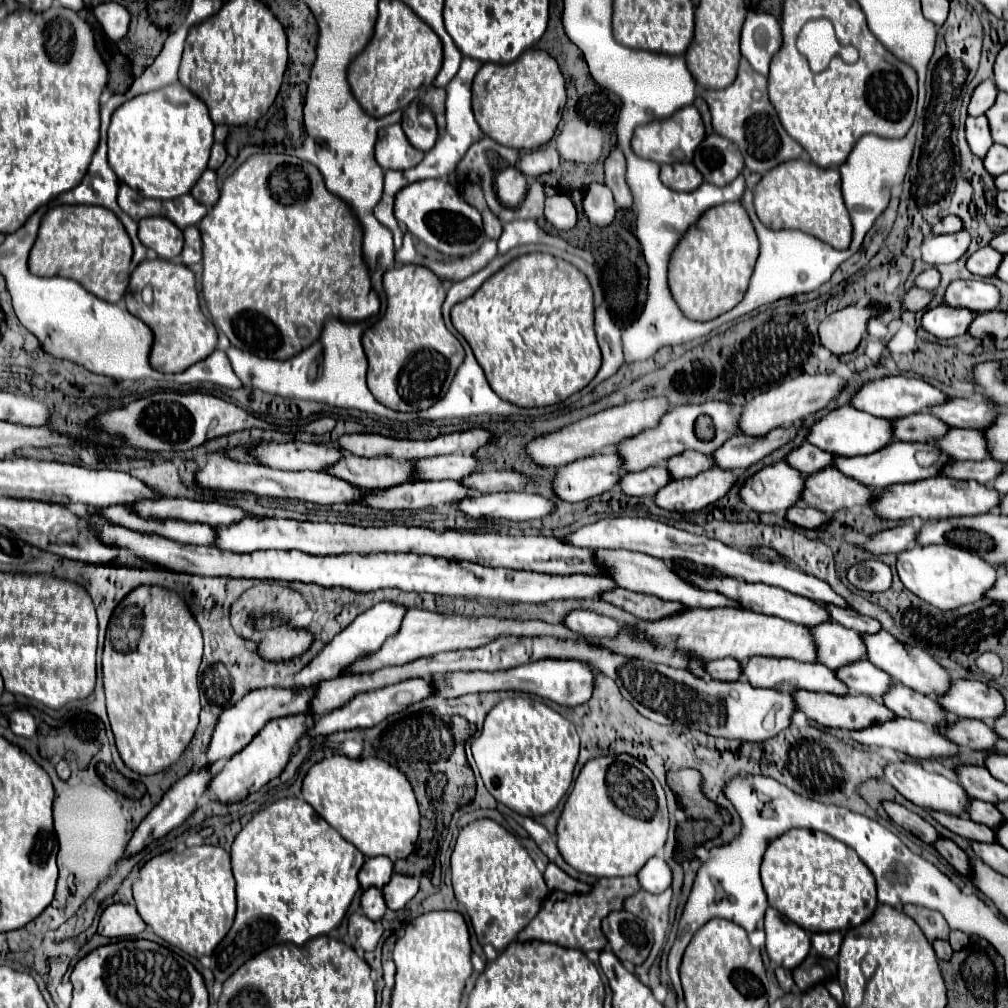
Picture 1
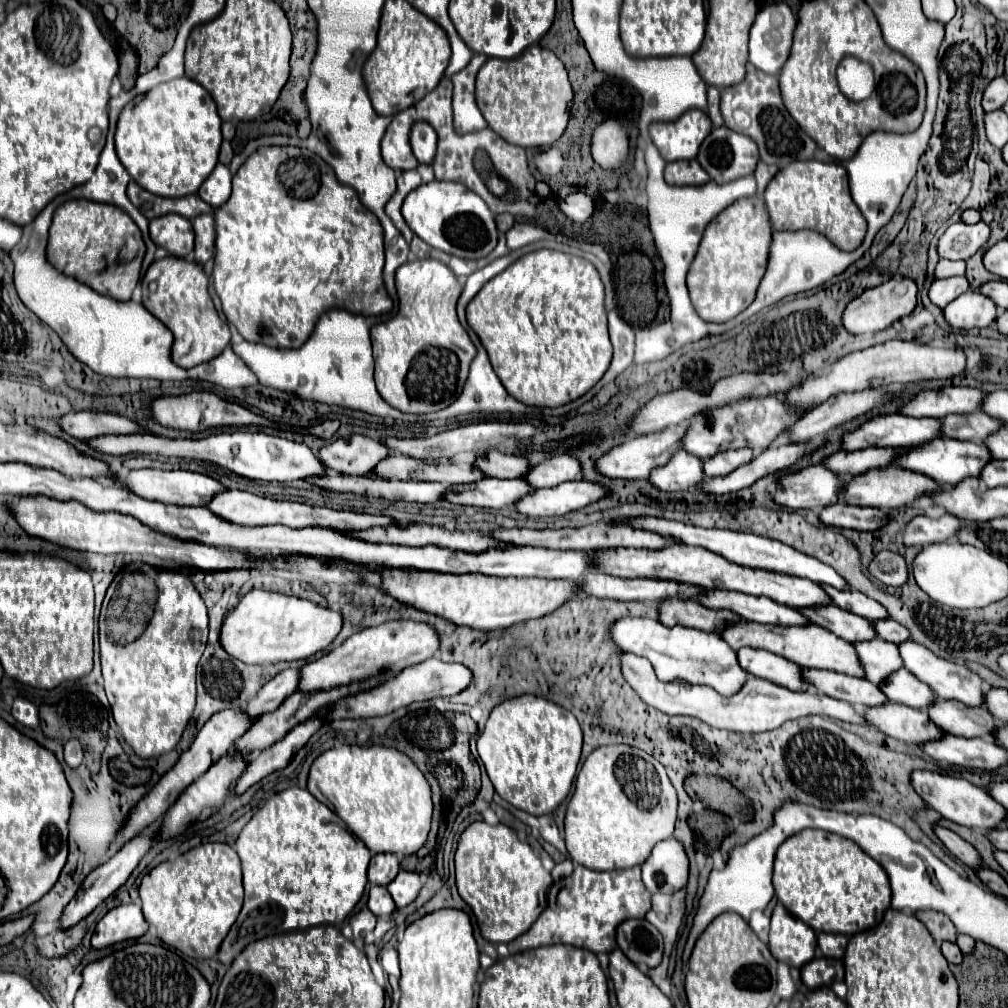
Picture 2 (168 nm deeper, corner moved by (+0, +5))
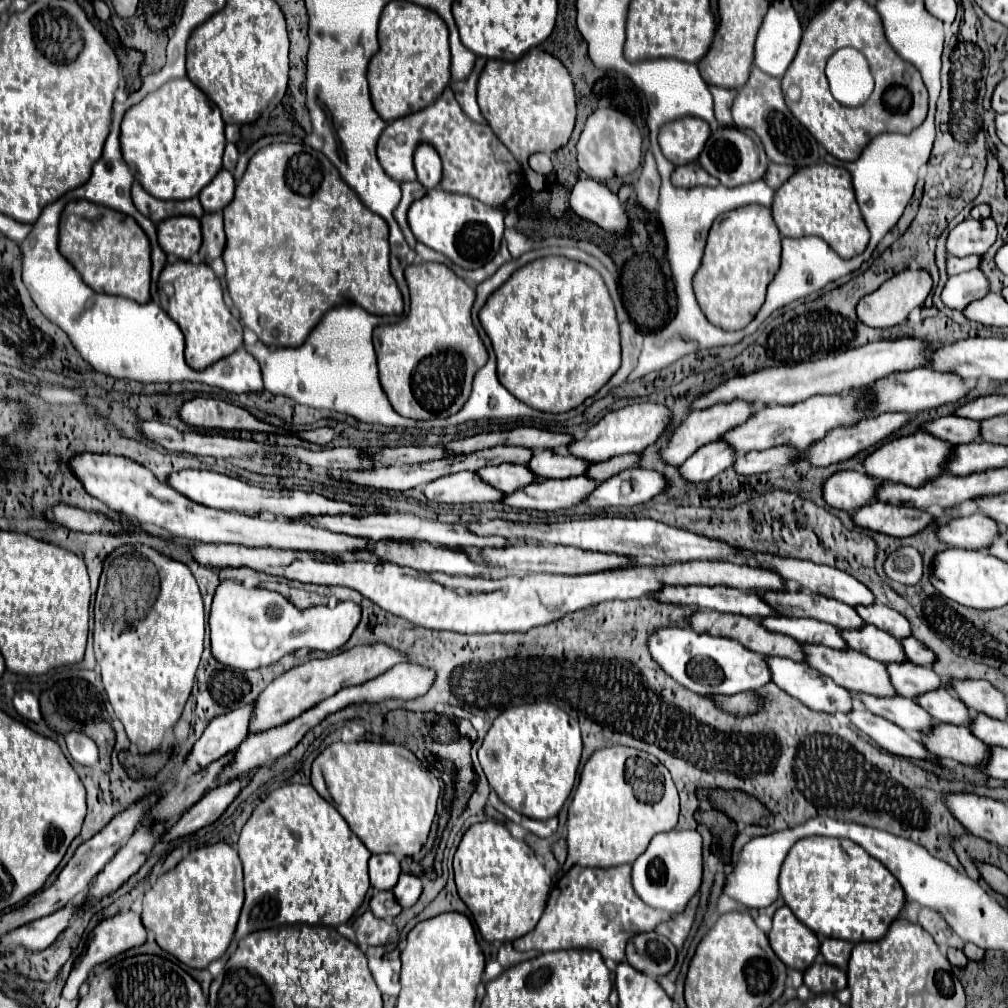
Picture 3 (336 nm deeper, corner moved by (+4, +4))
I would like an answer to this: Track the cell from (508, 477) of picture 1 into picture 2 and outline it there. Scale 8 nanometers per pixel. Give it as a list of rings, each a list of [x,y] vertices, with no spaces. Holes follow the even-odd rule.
[[[553,455],[543,463],[533,465],[529,471],[529,481],[533,487],[555,487],[565,481],[575,481],[581,477],[581,463],[571,455]]]

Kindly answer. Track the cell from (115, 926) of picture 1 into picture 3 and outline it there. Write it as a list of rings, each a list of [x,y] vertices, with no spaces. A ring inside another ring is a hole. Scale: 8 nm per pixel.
[[[119,912],[119,914],[111,916],[111,918],[103,918],[103,920],[93,928],[91,940],[89,940],[89,946],[87,946],[83,958],[77,958],[77,962],[75,962],[71,974],[69,974],[69,980],[67,980],[67,984],[65,984],[63,996],[65,996],[65,998],[75,998],[79,986],[87,980],[89,972],[91,972],[97,964],[107,962],[109,958],[113,958],[113,956],[117,956],[117,954],[129,950],[129,948],[141,946],[141,944],[145,942],[145,938],[147,938],[147,930],[145,930],[145,926],[141,924],[141,916],[135,914],[135,912]]]

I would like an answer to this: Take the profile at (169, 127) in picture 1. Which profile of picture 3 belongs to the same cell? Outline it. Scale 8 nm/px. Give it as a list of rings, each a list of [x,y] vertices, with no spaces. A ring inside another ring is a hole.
[[[185,44],[185,78],[171,80],[171,82],[167,82],[165,86],[161,86],[159,90],[155,90],[153,94],[147,94],[139,104],[131,106],[131,108],[125,112],[125,118],[123,118],[123,122],[121,122],[121,138],[119,138],[119,140],[121,140],[121,152],[123,152],[125,164],[129,166],[131,174],[135,176],[135,180],[141,182],[141,186],[145,186],[145,190],[149,190],[149,194],[153,194],[153,196],[157,196],[157,198],[165,198],[165,200],[185,200],[185,198],[197,196],[197,194],[201,192],[201,188],[205,188],[205,186],[213,180],[213,176],[221,170],[221,158],[223,158],[223,148],[225,148],[225,136],[223,136],[225,124],[223,124],[223,120],[221,120],[219,108],[213,106],[213,102],[187,78],[186,48],[187,44]]]

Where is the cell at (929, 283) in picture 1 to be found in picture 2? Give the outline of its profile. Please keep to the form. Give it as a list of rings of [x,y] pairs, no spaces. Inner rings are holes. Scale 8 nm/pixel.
[[[941,259],[937,263],[935,275],[937,277],[953,277],[953,275],[963,275],[965,273],[965,261],[951,261],[951,259]]]

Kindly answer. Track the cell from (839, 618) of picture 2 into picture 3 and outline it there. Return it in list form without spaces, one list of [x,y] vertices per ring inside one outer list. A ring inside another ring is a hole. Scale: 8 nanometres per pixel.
[[[865,624],[861,630],[837,630],[845,638],[847,646],[867,654],[879,662],[903,662],[905,652],[897,638],[879,630],[873,624]]]

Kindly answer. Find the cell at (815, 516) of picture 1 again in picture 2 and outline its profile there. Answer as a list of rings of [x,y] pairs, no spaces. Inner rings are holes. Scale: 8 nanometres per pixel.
[[[835,503],[823,509],[821,521],[831,527],[845,527],[855,531],[877,531],[889,523],[889,517],[873,507],[853,507],[847,503]]]

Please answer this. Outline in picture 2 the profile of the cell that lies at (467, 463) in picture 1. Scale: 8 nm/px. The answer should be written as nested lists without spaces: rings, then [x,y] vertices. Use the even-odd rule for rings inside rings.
[[[501,451],[483,453],[481,457],[477,457],[475,463],[479,467],[483,467],[485,473],[489,473],[489,477],[499,477],[499,479],[525,477],[533,467],[533,463],[529,459],[517,457],[517,455],[505,455]]]

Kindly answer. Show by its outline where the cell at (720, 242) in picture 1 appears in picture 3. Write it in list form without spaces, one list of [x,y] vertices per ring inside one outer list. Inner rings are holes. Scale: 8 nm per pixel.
[[[747,204],[715,218],[705,254],[693,276],[695,298],[709,322],[725,330],[745,328],[765,300],[767,284],[779,268],[781,238],[771,210],[761,204]]]

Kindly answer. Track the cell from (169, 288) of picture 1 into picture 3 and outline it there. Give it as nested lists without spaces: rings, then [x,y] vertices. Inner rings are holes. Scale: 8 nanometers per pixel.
[[[177,260],[167,264],[161,276],[175,276],[173,280],[173,296],[167,304],[167,314],[185,336],[185,362],[193,370],[203,370],[217,360],[229,356],[241,346],[243,332],[237,318],[231,316],[229,308],[223,302],[223,290],[219,278],[207,264],[193,264],[187,260]]]

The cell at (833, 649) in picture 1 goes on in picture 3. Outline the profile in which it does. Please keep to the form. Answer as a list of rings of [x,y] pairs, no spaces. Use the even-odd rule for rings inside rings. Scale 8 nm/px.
[[[911,660],[899,664],[887,662],[885,666],[889,670],[889,680],[893,682],[893,688],[905,698],[915,698],[941,686],[941,678],[933,672],[931,666],[917,666]]]

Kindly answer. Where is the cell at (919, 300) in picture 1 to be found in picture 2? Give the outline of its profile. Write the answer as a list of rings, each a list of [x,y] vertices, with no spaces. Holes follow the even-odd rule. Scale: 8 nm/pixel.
[[[947,277],[947,279],[937,279],[931,289],[929,289],[929,299],[937,305],[937,307],[945,307],[947,303],[951,303],[953,299],[957,299],[961,293],[969,291],[969,279],[963,277]]]

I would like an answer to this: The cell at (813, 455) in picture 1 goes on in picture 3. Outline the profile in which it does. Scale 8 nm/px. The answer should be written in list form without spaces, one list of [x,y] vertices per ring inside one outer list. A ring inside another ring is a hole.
[[[915,432],[911,436],[901,436],[891,442],[885,442],[881,448],[877,448],[873,454],[867,454],[863,460],[865,474],[877,478],[877,480],[889,480],[905,486],[921,486],[923,482],[939,476],[945,468],[945,460],[951,452],[951,444],[943,442],[939,438],[933,438],[925,432]]]

